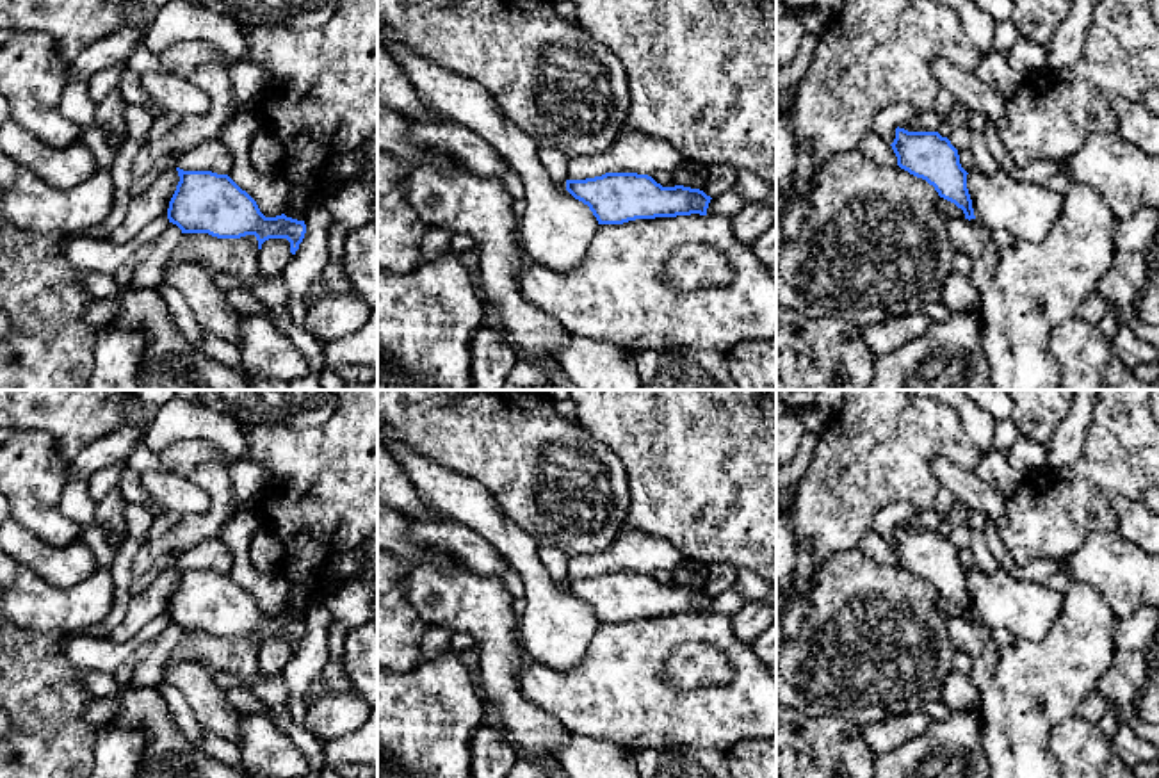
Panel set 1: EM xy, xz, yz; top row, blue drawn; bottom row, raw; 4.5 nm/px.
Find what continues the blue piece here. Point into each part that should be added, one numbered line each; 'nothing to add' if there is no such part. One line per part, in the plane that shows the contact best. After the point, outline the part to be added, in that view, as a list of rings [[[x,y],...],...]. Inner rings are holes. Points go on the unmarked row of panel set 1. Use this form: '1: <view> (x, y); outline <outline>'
nothing to add

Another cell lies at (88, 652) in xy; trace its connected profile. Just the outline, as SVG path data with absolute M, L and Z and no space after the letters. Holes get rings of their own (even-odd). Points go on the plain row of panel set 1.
M160 616L126 641L87 632L64 632L62 650L68 660L82 671L114 673L135 650L151 643L167 623L169 618Z

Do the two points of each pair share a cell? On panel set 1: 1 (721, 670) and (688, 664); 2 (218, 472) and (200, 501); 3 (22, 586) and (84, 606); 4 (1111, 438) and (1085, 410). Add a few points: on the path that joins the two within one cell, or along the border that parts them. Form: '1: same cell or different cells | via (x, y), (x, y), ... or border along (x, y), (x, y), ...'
1: same cell | via (713, 668), (697, 664)
2: different cells | border along (184, 476), (209, 499), (209, 508), (198, 517)
3: same cell | via (38, 602), (41, 606), (68, 606)
4: different cells | border along (1095, 408), (1079, 456)

